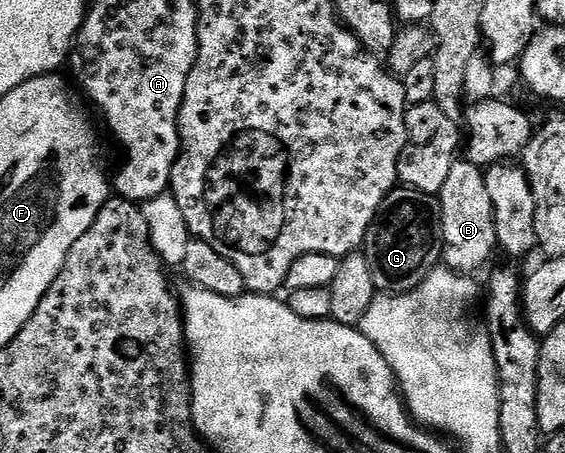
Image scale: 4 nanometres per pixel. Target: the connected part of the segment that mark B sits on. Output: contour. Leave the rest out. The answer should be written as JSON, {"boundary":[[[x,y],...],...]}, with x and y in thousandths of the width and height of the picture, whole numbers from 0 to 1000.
{"boundary":[[[807,353],[791,382],[789,402],[782,408],[775,430],[779,439],[779,501],[782,503],[782,521],[786,523],[786,558],[782,578],[791,594],[807,598],[809,605],[841,607],[841,596],[850,596],[871,570],[871,558],[880,558],[878,514],[874,512],[874,450],[867,450],[867,424],[860,424],[860,397],[857,395],[857,375],[841,366],[837,358],[827,353]]]}

